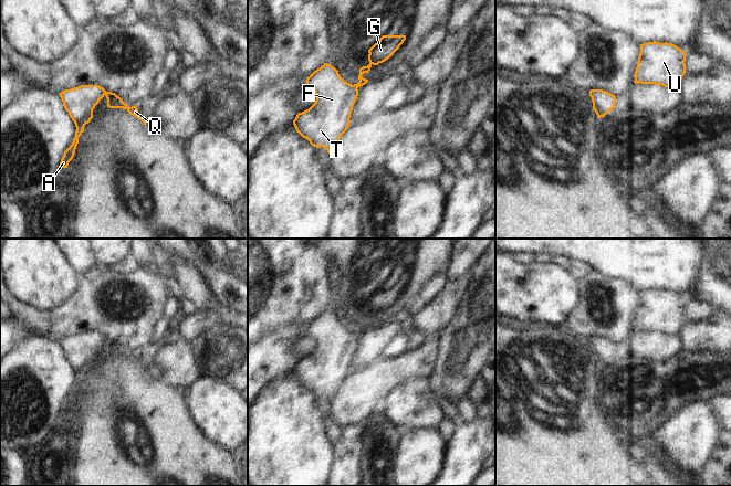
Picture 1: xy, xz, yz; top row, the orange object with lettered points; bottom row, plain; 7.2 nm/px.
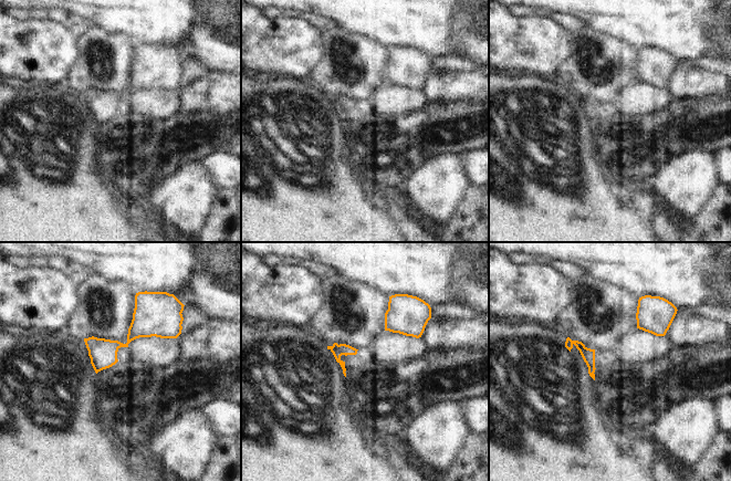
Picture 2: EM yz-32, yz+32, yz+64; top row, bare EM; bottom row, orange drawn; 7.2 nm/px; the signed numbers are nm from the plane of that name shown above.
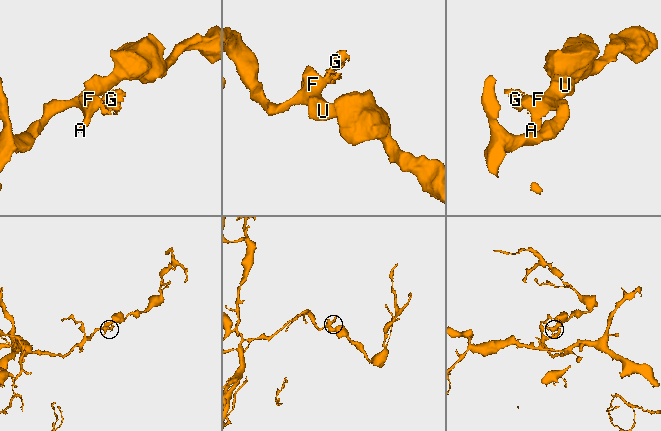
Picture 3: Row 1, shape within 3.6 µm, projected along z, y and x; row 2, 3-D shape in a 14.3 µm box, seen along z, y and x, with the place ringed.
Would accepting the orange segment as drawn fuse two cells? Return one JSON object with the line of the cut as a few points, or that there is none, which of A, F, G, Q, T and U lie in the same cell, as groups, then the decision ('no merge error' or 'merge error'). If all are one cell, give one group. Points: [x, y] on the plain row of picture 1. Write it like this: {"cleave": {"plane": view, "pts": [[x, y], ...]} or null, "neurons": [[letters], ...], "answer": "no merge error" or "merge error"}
{"cleave": {"plane": "xz", "pts": [[352, 333], [356, 336]]}, "neurons": [["A", "F", "T", "U"], ["G", "Q"]], "answer": "merge error"}

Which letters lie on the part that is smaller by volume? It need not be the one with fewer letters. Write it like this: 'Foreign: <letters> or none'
Foreign: G, Q

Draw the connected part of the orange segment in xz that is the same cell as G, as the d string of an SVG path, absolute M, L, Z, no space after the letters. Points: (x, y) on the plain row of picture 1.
M383 283L379 288L368 297L369 311L359 316L359 329L353 334L358 336L365 332L368 327L364 326L362 323L368 320L373 313L378 313L388 307L399 296L405 287L406 283Z

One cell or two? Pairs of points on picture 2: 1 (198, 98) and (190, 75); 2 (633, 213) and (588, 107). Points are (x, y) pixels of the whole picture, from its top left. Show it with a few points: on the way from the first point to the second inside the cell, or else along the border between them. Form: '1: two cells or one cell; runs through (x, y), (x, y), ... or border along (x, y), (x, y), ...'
1: two cells; border along (210, 71), (181, 86)
2: one cell; runs through (613, 187), (612, 181), (584, 155), (584, 134)

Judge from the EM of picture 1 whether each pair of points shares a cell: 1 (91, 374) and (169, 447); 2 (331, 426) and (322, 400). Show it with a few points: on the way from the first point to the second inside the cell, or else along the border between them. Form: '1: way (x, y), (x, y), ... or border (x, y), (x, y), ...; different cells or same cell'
1: way (111, 388), (150, 428); same cell
2: way (327, 420), (323, 407); same cell

